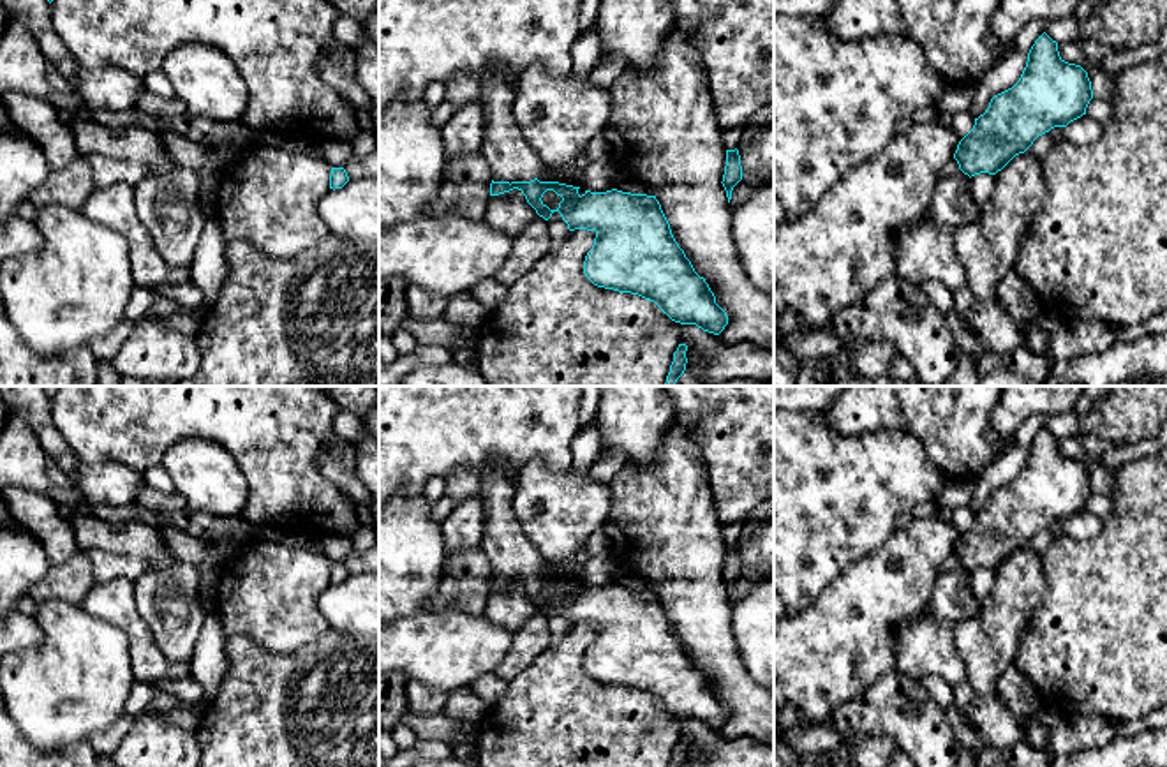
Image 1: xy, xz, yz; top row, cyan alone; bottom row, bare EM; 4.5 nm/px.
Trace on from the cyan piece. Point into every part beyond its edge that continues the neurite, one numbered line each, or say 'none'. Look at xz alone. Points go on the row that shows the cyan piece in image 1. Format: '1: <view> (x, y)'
1: xz (510, 159)

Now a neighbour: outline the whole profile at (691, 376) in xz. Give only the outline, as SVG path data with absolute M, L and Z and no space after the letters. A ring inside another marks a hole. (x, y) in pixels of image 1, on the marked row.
M700 358L696 365L691 365L684 370L684 374L677 379L675 386L702 386L700 374L707 365L707 358Z

